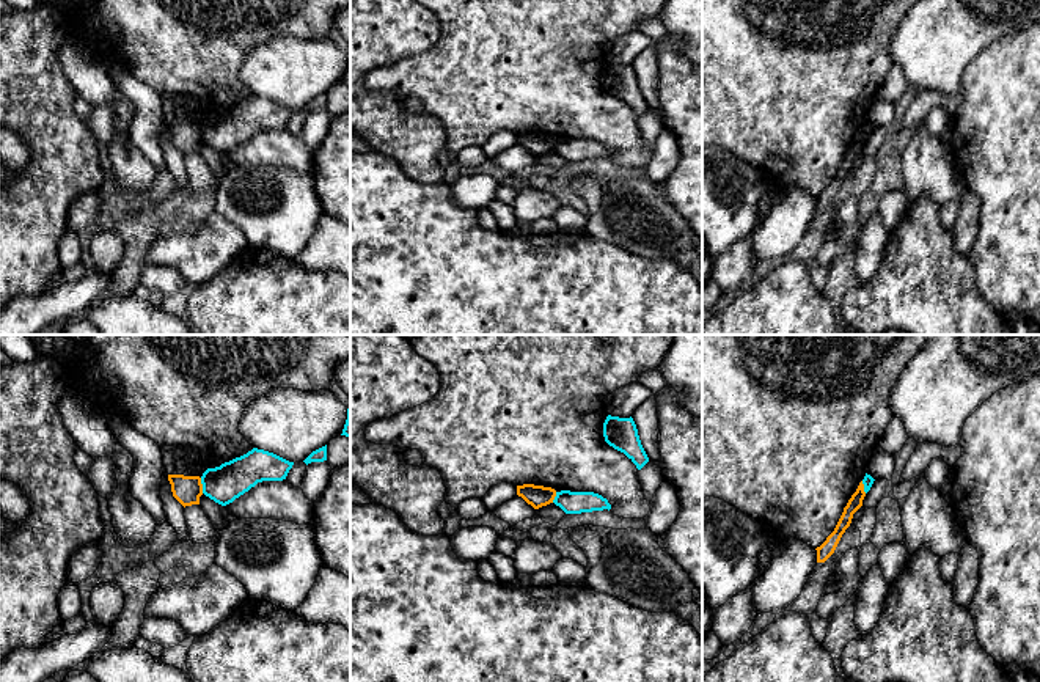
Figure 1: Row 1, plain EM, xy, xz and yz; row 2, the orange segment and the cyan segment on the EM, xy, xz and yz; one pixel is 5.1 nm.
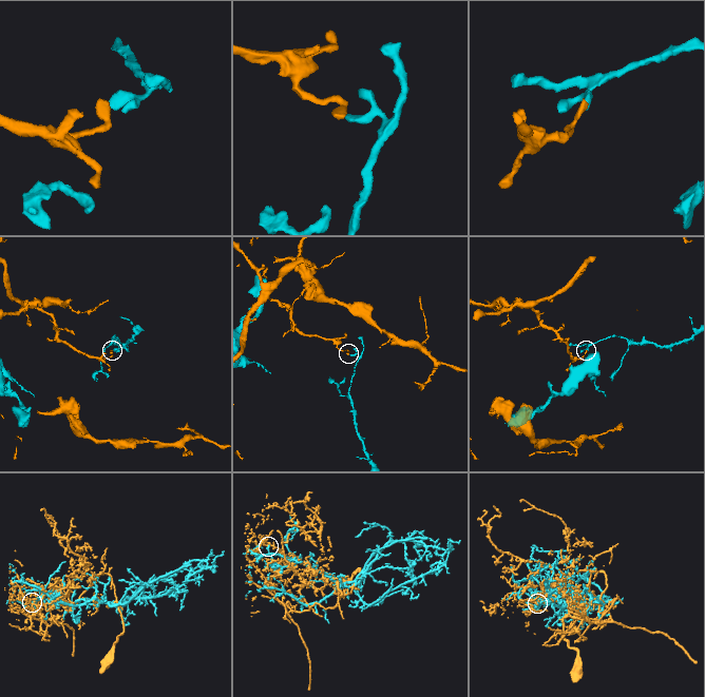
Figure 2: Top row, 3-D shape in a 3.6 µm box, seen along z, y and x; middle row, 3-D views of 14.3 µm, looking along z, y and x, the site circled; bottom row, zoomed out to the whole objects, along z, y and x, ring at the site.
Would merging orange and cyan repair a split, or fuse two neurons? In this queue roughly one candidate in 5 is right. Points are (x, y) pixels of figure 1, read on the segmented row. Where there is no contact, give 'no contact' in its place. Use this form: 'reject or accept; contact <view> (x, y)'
reject; contact xy (201, 486)

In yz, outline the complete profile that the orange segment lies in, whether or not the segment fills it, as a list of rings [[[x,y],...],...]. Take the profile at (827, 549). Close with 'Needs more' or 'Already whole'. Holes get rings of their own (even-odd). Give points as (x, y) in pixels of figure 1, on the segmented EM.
[[[859,482],[856,492],[848,500],[847,506],[844,508],[844,512],[834,528],[834,531],[826,537],[826,541],[817,547],[817,563],[825,563],[836,550],[842,534],[850,526],[853,514],[862,506],[862,500],[866,497],[864,484]]]. Already whole

